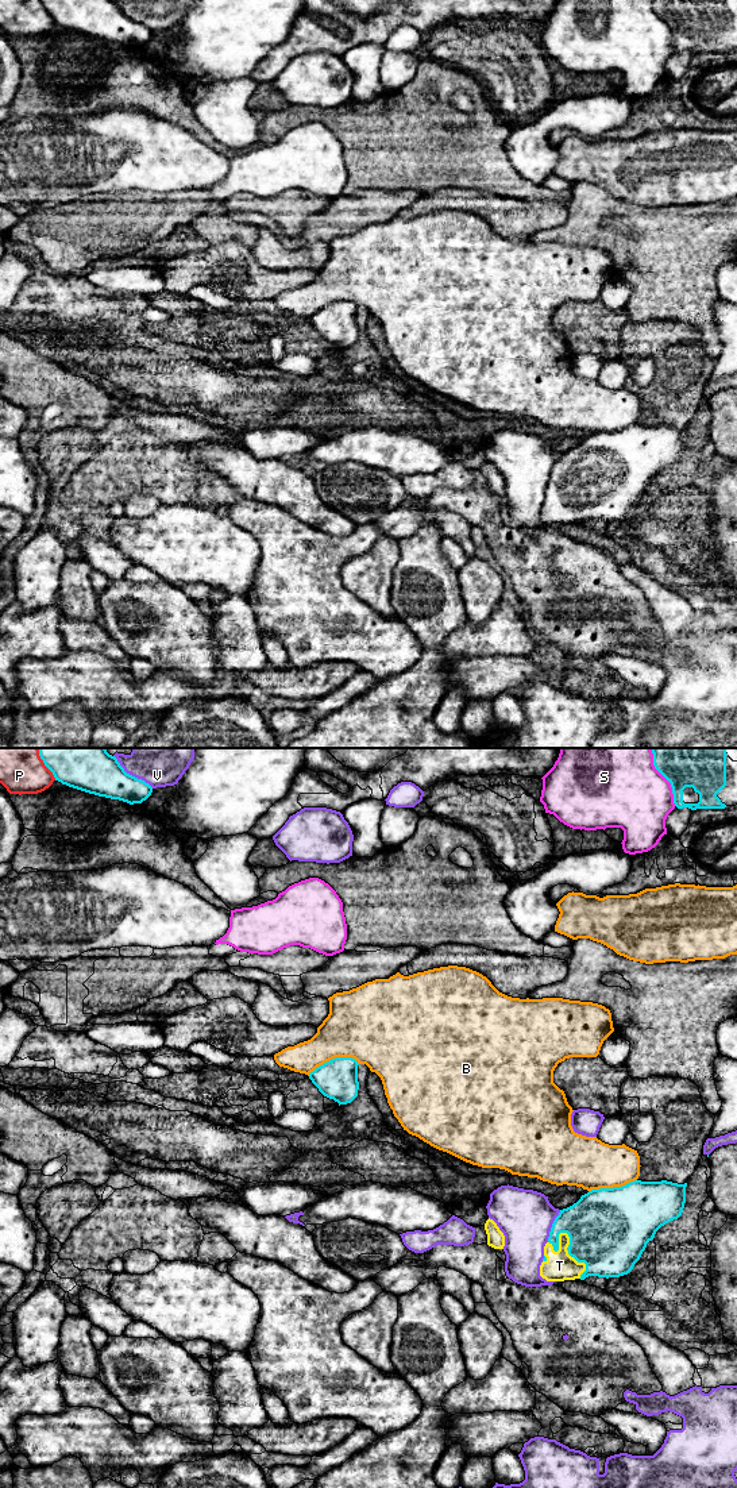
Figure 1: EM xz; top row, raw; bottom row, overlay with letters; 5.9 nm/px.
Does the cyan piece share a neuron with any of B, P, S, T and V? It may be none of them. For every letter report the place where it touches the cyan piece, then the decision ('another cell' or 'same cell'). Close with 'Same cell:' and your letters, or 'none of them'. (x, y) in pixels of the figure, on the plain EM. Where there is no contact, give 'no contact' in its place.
B: xz (332, 303) | another cell
P: xz (47, 11) | another cell
S: xz (667, 23) | another cell
T: xz (571, 500) | same cell
V: xz (131, 19) | another cell
Same cell: T

